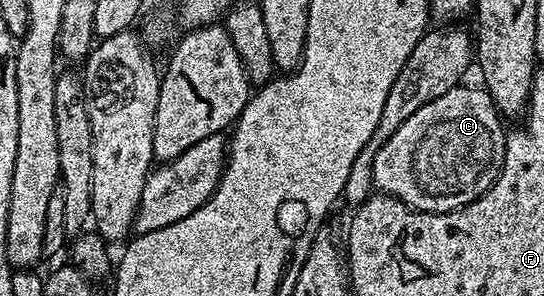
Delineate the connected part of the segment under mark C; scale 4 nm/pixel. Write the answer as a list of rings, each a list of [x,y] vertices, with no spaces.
[[[468,85],[450,88],[438,100],[422,104],[382,144],[374,156],[372,177],[372,185],[379,193],[399,198],[413,210],[447,214],[449,210],[469,206],[498,180],[504,159],[506,126],[488,91],[479,85]]]

